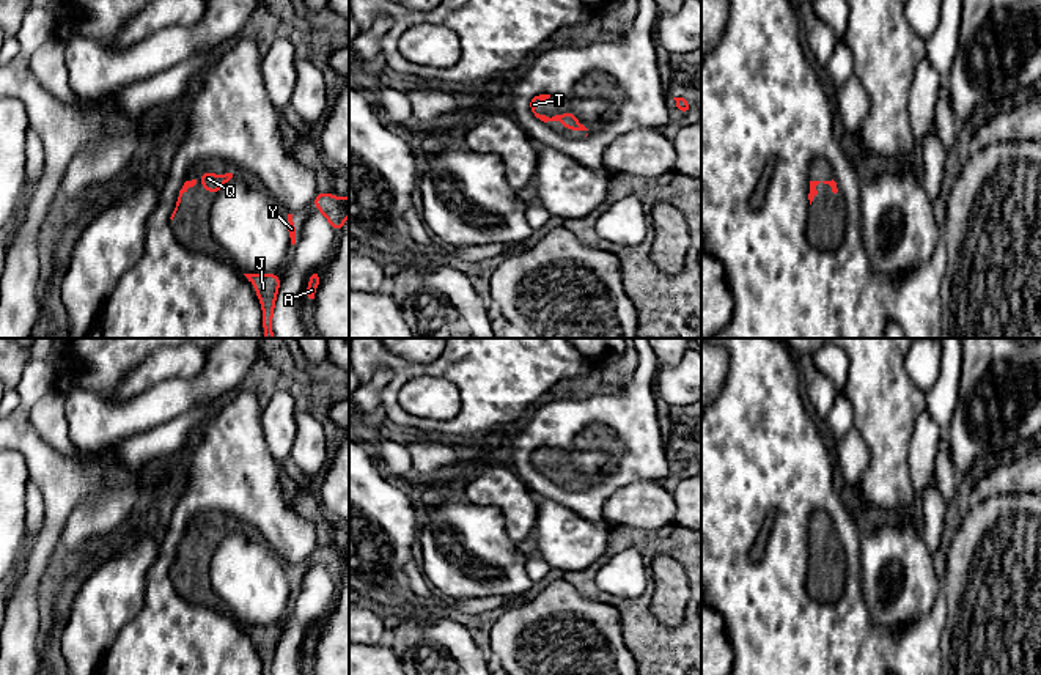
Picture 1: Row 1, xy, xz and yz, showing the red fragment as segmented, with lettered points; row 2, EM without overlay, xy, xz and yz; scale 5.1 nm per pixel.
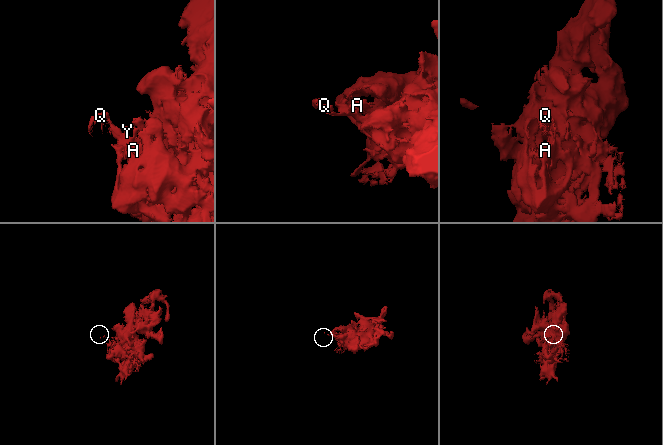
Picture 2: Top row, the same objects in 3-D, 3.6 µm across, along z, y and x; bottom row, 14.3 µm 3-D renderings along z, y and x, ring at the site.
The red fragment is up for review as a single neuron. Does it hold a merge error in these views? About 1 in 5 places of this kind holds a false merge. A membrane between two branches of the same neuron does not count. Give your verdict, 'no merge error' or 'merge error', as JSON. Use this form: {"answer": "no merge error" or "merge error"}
{"answer": "no merge error"}

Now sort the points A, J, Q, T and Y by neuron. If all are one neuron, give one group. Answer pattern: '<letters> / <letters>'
A J Q T Y

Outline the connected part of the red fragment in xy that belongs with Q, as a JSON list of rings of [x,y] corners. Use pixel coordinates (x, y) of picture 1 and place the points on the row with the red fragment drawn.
[[[211,172],[200,173],[203,179],[203,190],[209,190],[212,197],[233,178],[233,173],[225,173],[223,176],[217,176]]]

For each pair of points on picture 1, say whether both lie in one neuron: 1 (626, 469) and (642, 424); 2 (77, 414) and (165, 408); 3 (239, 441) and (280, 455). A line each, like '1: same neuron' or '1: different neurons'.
1: same neuron
2: same neuron
3: different neurons

